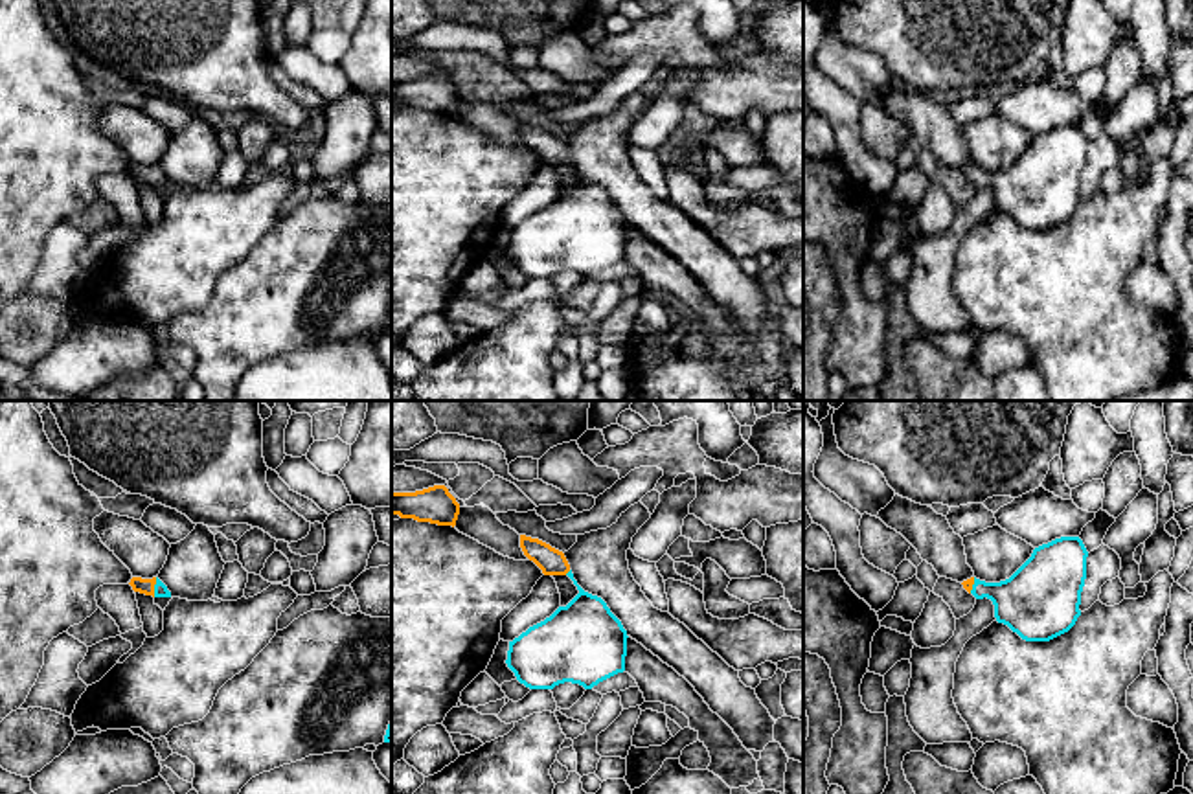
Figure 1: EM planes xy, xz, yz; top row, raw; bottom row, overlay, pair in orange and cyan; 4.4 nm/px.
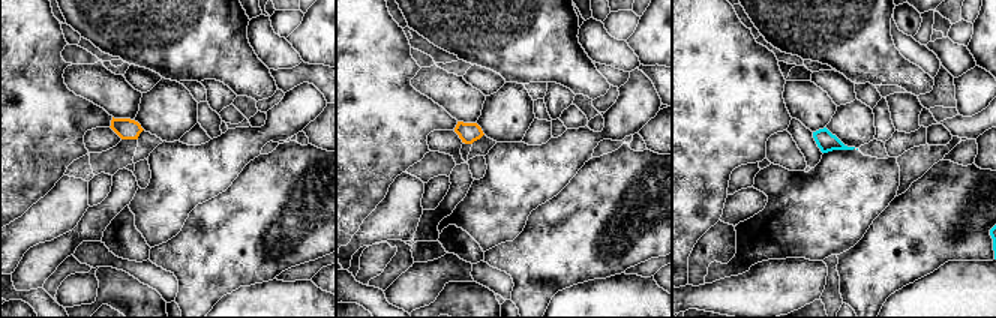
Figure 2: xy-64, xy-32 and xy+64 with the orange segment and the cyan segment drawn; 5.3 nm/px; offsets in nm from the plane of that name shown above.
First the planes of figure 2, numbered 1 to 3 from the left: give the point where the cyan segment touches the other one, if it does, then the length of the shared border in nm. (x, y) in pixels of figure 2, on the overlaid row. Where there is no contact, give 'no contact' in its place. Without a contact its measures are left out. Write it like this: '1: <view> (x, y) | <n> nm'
1: no contact
2: no contact
3: no contact

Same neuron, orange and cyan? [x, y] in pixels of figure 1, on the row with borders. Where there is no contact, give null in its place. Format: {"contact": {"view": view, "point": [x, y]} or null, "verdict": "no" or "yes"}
{"contact": {"view": "xy", "point": [153, 587]}, "verdict": "yes"}

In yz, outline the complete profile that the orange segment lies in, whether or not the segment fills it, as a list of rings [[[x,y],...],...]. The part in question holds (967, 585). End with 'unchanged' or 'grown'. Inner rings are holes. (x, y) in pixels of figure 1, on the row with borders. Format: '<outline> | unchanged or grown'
[[[1061,537],[1033,550],[1006,581],[976,577],[963,588],[976,599],[991,599],[994,618],[1026,641],[1050,641],[1068,632],[1081,616],[1081,592],[1088,551],[1079,537]]] | grown

